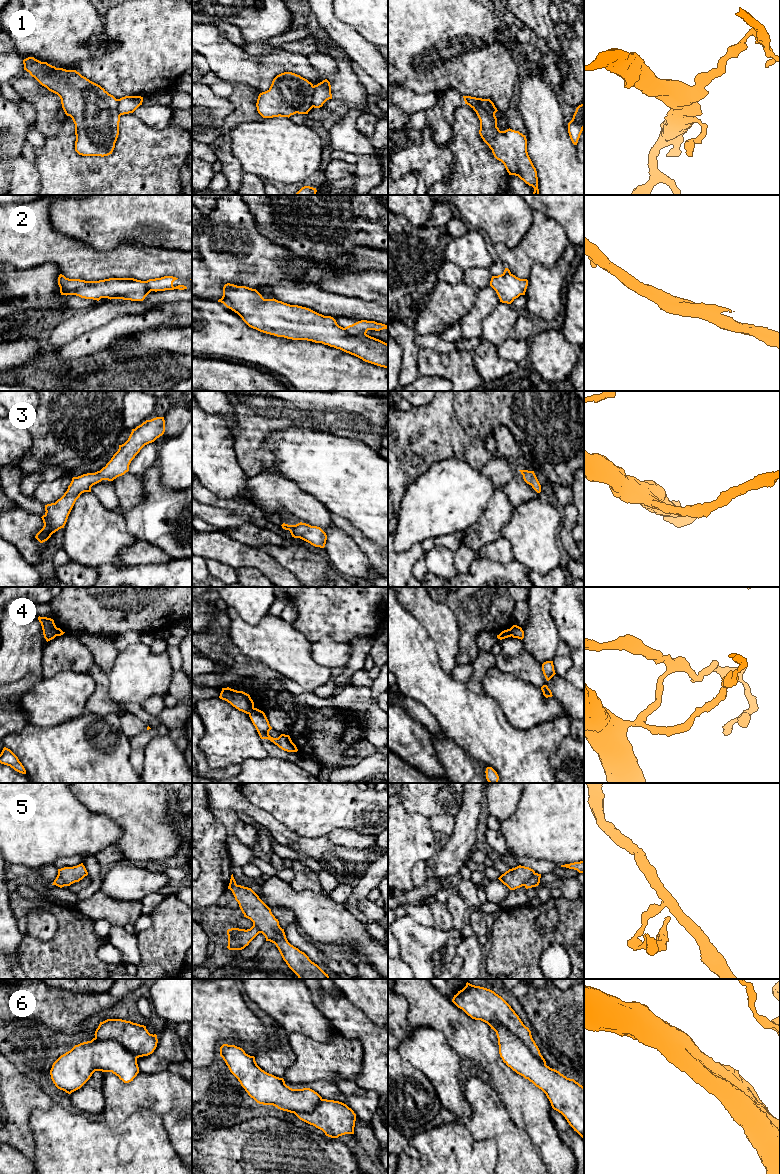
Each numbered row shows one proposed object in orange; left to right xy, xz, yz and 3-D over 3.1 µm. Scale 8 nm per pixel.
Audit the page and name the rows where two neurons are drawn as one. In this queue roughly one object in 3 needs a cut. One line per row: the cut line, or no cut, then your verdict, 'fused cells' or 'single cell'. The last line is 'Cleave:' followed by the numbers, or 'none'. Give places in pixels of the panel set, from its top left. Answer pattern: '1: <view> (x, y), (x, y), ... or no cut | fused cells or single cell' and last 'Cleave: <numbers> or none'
1: xz (314, 86), (312, 106) | fused cells
2: no cut | single cell
3: no cut | single cell
4: yz (510, 628), (511, 635) | fused cells
5: yz (535, 873), (524, 885) | fused cells
6: yz (489, 1025), (494, 1023), (507, 1028), (545, 1064) | fused cells
Cleave: 1, 4, 5, 6

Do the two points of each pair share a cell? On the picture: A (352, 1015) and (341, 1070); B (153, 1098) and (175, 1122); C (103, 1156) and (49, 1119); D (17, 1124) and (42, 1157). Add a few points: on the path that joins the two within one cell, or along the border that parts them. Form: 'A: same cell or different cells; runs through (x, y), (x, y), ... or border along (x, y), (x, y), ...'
A: different cells; border along (336, 1030), (356, 1039), (363, 1056)
B: different cells; border along (161, 1117), (170, 1111), (177, 1110), (181, 1118)
C: same cell; runs through (90, 1156), (86, 1156), (62, 1132)
D: different cells; border along (29, 1123), (34, 1143), (34, 1159), (32, 1161)

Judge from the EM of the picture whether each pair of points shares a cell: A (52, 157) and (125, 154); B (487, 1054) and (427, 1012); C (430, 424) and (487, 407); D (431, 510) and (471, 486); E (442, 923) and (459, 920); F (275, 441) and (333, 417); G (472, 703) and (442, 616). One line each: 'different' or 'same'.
A: same
B: same
C: different
D: same
E: different
F: different
G: different

